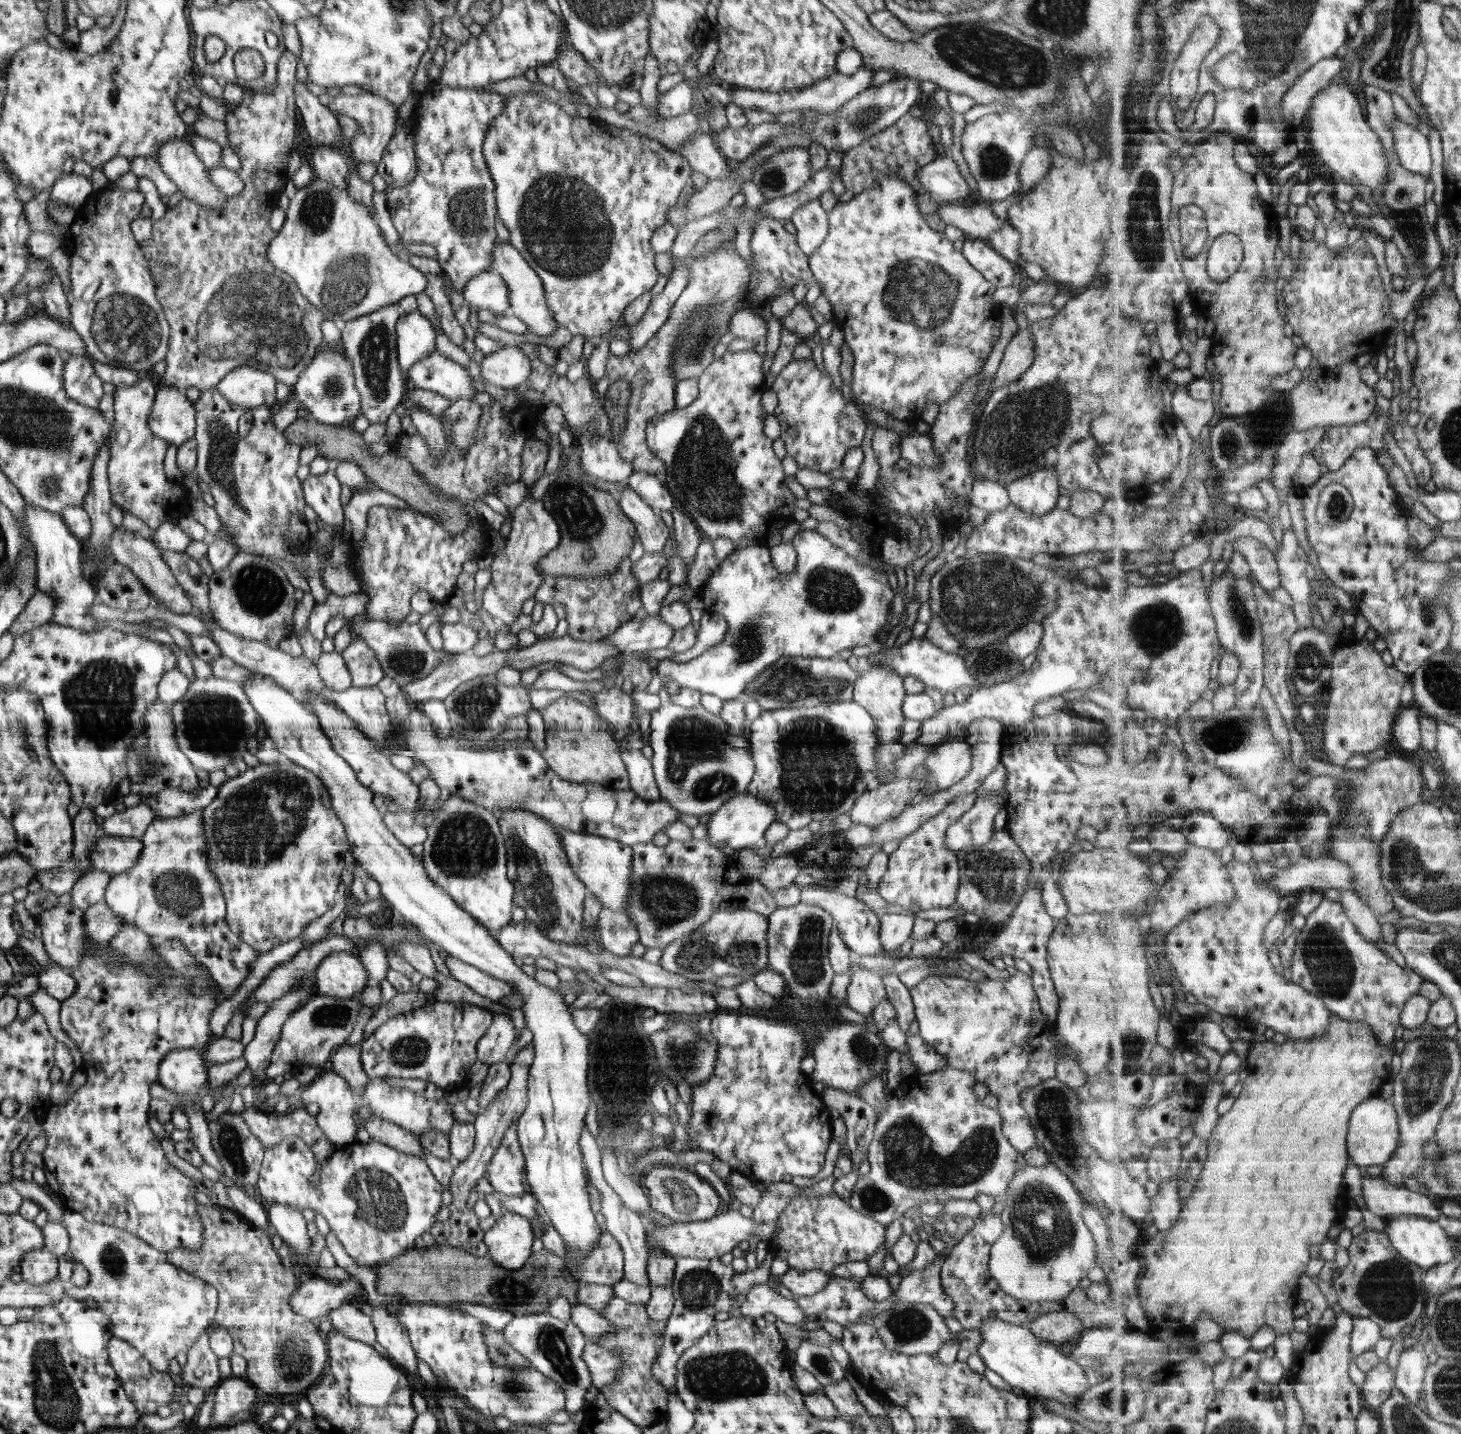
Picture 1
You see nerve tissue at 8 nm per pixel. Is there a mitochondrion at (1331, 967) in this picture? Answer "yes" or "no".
yes

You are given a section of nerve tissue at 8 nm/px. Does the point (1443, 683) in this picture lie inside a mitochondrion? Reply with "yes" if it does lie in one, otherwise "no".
yes

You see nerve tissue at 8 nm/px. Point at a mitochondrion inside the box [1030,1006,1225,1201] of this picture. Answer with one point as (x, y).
(1052, 1110)

